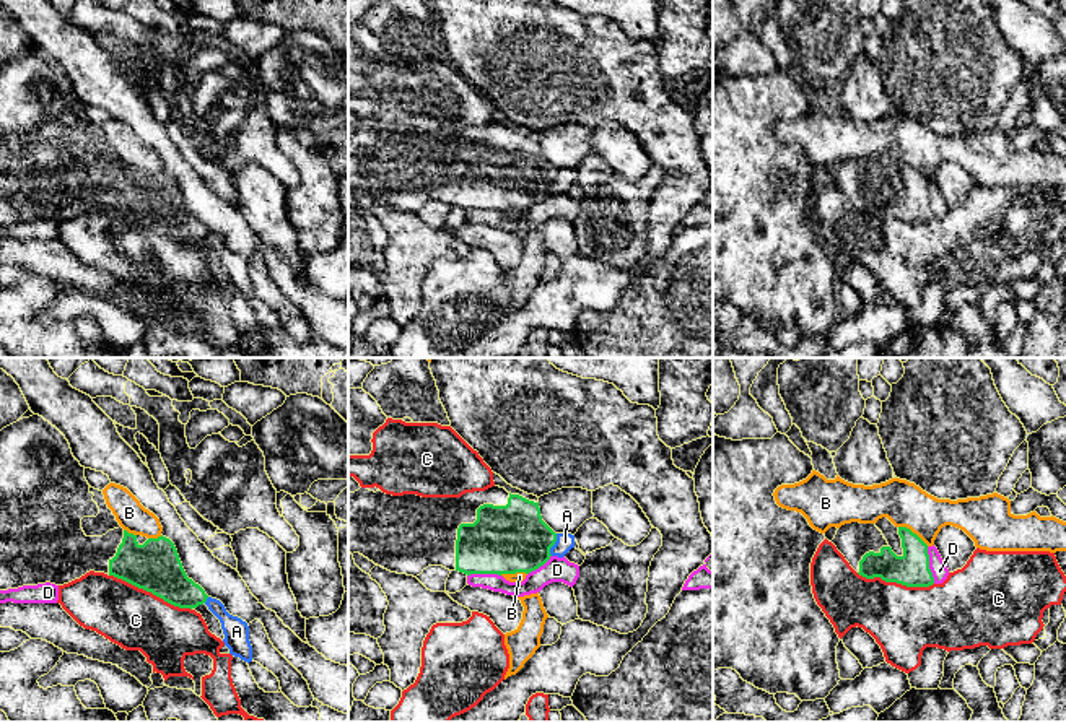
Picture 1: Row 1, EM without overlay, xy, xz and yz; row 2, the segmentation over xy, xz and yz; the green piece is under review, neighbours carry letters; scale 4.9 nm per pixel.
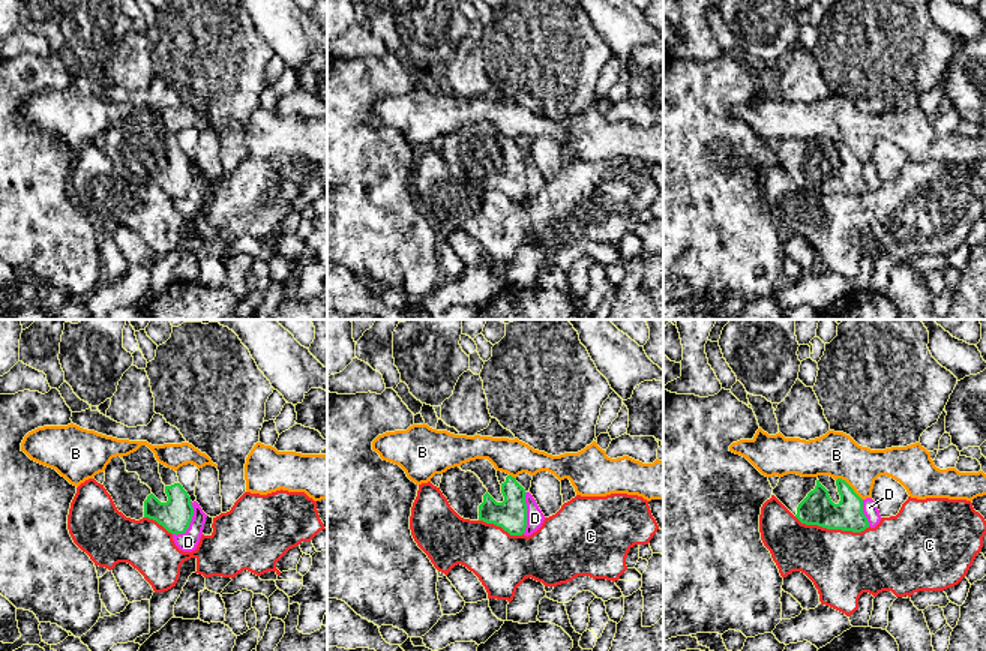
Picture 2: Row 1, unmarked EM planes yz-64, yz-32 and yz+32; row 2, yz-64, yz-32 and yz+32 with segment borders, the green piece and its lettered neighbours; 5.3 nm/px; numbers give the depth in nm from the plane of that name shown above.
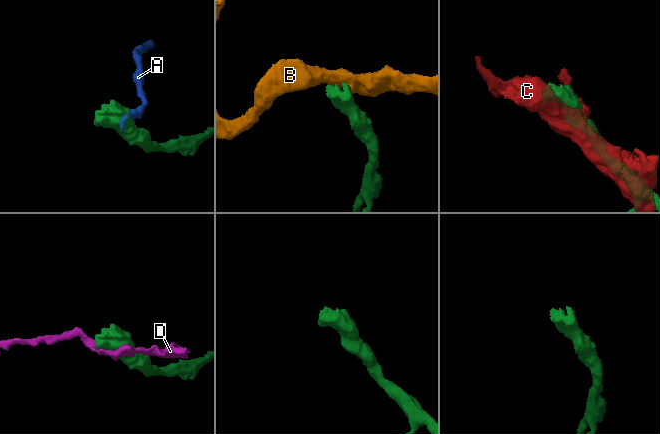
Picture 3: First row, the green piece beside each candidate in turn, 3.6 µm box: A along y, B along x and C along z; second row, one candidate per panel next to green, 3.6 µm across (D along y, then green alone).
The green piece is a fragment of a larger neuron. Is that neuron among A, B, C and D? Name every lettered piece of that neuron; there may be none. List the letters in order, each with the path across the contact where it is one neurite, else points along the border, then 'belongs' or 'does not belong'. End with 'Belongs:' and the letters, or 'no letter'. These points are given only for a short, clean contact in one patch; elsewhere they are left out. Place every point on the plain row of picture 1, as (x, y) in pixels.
A: along xz (557, 169), (550, 191) | does not belong
B: along yz (899, 161), (908, 163), (928, 181) | does not belong
C: does not belong
D: does not belong
Belongs: no letter

